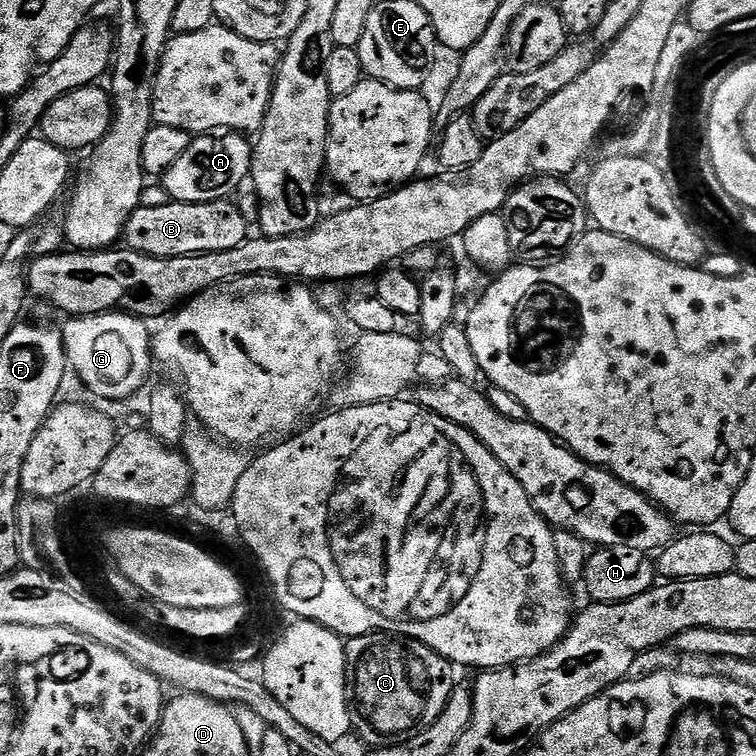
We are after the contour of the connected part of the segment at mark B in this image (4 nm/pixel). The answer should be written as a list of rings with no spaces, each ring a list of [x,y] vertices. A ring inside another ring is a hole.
[[[231,199],[215,200],[205,204],[177,204],[137,208],[126,222],[123,243],[133,252],[147,256],[197,256],[199,252],[234,250],[242,241],[249,239],[248,224],[244,216],[232,205]]]

